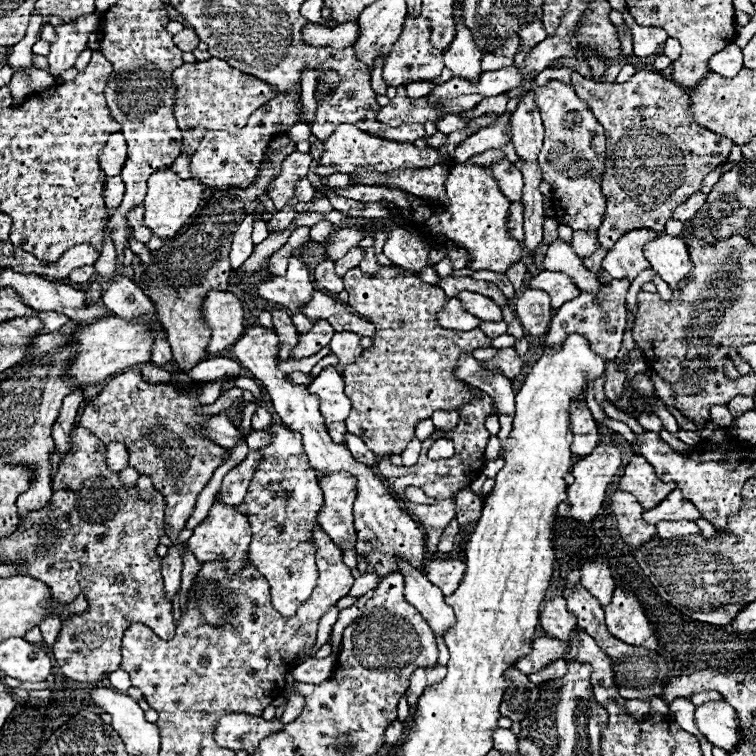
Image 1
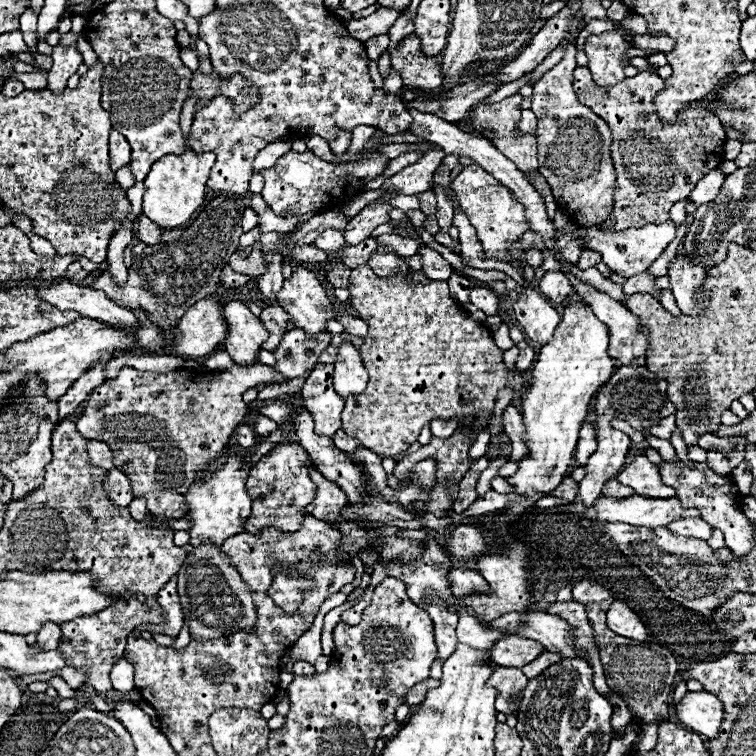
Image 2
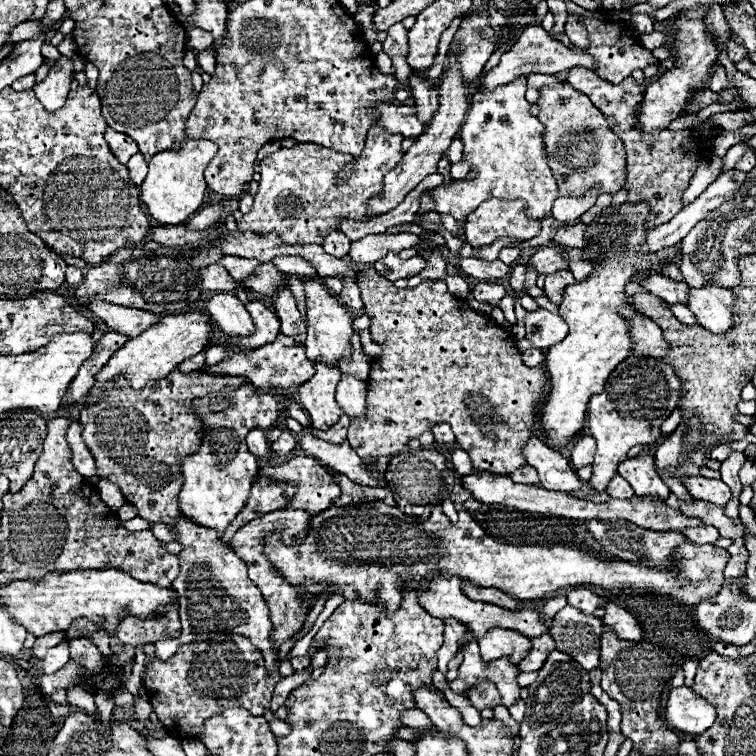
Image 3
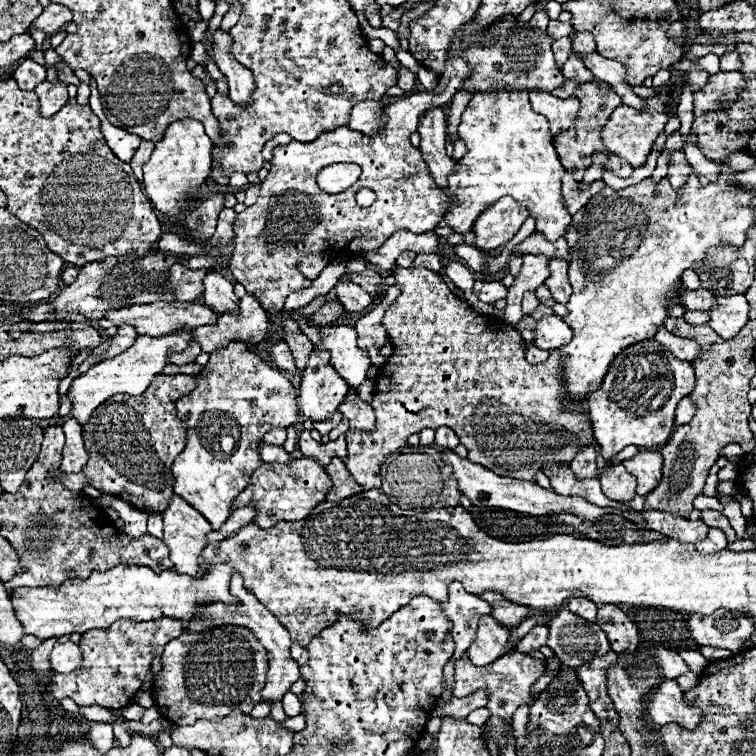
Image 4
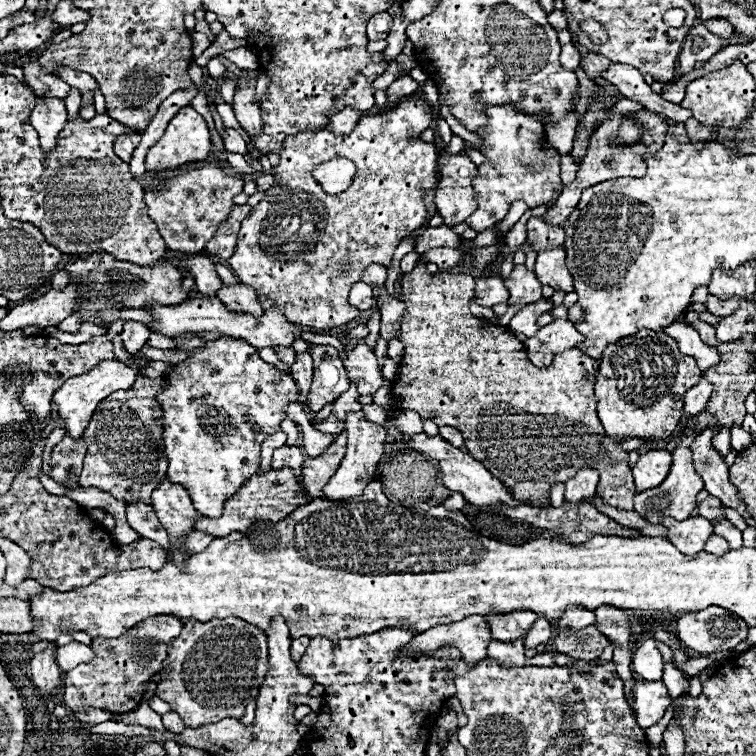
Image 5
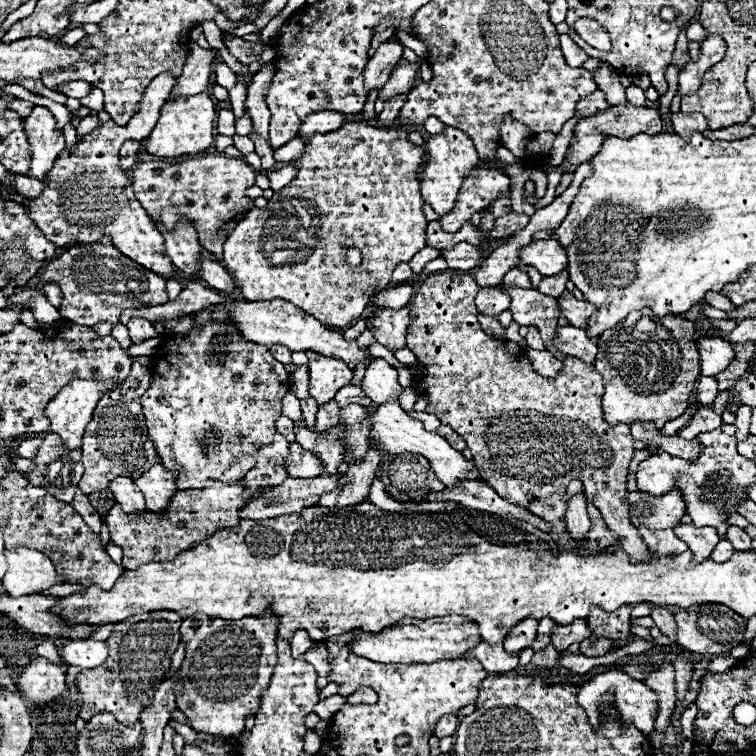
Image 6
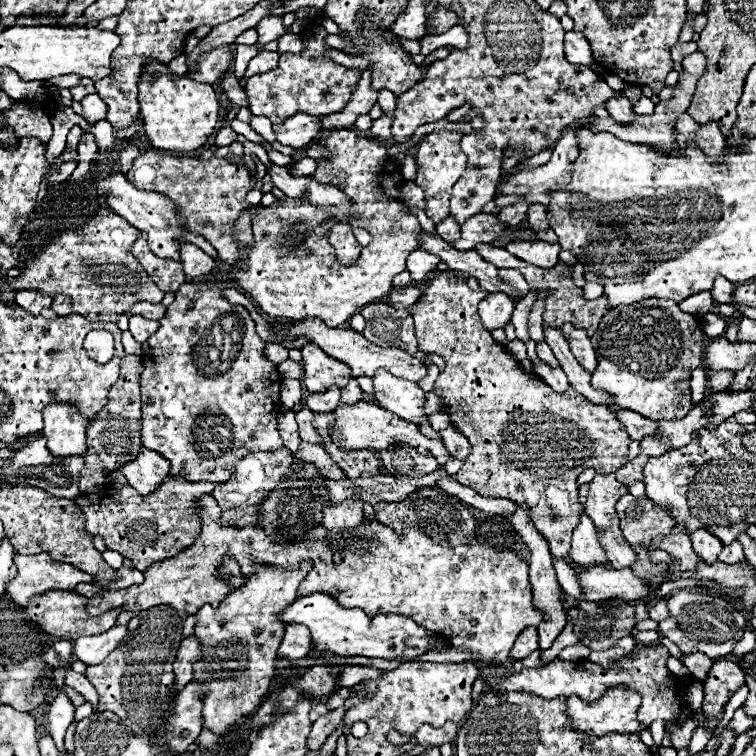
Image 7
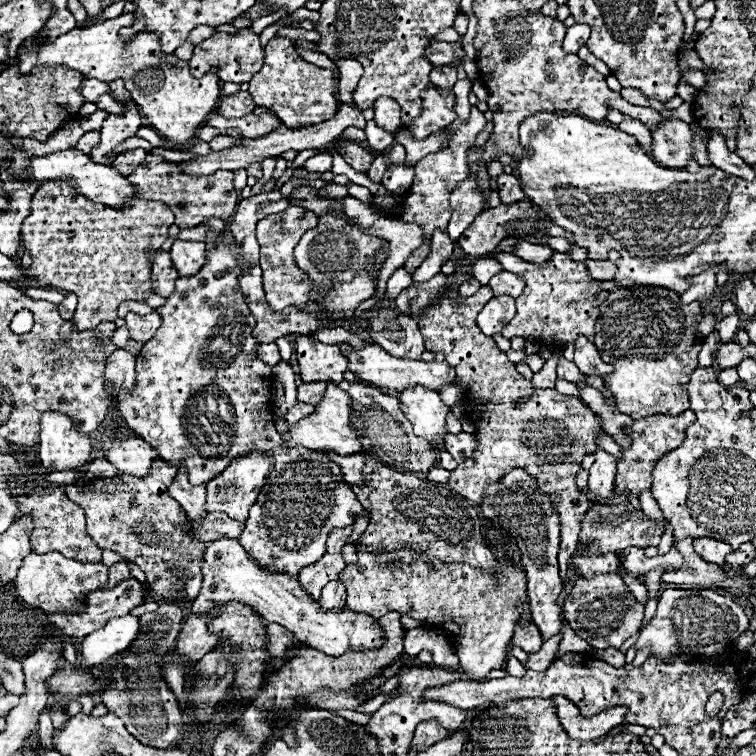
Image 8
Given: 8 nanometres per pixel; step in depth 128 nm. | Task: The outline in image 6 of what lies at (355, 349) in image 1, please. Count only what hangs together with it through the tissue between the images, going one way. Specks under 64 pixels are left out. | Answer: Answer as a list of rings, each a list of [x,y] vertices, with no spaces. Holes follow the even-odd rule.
[[[370,440],[370,448],[366,456],[362,460],[352,462],[348,470],[340,474],[340,486],[332,492],[324,492],[318,504],[326,508],[344,508],[344,506],[360,504],[360,500],[364,500],[364,496],[368,494],[376,478],[374,474],[376,474],[378,462],[380,462],[380,448]]]

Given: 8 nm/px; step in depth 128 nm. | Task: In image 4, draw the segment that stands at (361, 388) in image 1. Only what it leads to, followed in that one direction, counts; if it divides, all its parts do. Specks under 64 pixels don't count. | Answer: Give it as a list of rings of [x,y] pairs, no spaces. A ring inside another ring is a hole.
[[[396,268],[394,276],[398,286],[402,286],[402,294],[386,308],[382,318],[382,326],[386,328],[394,350],[380,366],[376,378],[372,398],[376,426],[372,432],[346,432],[346,468],[358,484],[366,490],[380,486],[380,464],[384,456],[406,446],[406,438],[424,428],[452,428],[460,438],[460,444],[468,448],[468,460],[472,464],[492,468],[492,472],[500,472],[500,476],[520,476],[524,480],[532,480],[532,474],[544,464],[570,464],[572,456],[576,456],[584,444],[596,444],[590,420],[580,410],[580,404],[566,402],[566,388],[562,384],[564,360],[560,350],[550,352],[550,358],[544,364],[532,366],[524,356],[526,344],[514,326],[470,308],[450,292],[436,272],[424,268]]]

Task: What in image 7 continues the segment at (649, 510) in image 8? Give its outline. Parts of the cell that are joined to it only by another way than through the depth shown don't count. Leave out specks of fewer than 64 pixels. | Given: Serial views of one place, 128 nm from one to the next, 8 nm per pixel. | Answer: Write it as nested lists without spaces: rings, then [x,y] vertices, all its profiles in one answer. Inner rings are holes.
[[[596,474],[594,480],[590,482],[590,492],[588,492],[588,502],[584,506],[586,514],[590,516],[590,520],[594,522],[594,528],[596,528],[596,536],[598,536],[598,542],[600,546],[604,548],[604,554],[606,554],[606,560],[612,568],[628,568],[632,566],[632,560],[636,558],[632,548],[628,546],[628,542],[622,538],[622,532],[620,532],[620,526],[618,526],[618,516],[616,516],[616,502],[622,494],[626,492],[636,496],[645,497],[645,485],[642,481],[635,482],[632,486],[624,486],[620,484],[614,474],[608,474],[608,476],[602,476],[602,474]]]

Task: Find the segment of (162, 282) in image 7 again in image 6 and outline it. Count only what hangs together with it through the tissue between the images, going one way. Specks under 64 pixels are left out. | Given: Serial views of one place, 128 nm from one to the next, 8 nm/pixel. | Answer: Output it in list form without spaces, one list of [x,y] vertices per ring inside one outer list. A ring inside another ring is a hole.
[[[156,76],[156,80],[144,92],[140,112],[126,126],[118,126],[112,120],[100,122],[92,134],[78,138],[72,150],[60,152],[52,170],[44,178],[46,188],[42,194],[30,198],[30,202],[24,202],[28,216],[52,244],[58,248],[70,248],[76,244],[90,244],[102,238],[112,238],[112,244],[130,260],[156,274],[162,274],[164,278],[174,276],[174,266],[164,254],[164,238],[136,200],[132,180],[120,168],[120,160],[116,160],[118,150],[126,140],[138,140],[140,136],[148,136],[152,132],[160,108],[168,100],[174,84],[174,76]]]

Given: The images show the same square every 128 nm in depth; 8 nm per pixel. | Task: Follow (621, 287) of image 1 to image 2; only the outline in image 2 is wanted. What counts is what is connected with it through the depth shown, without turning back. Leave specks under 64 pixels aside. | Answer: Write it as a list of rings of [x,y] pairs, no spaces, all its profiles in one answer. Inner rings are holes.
[[[642,272],[642,274],[636,274],[632,278],[628,278],[622,288],[624,288],[624,294],[636,294],[636,292],[642,292],[642,294],[652,294],[654,298],[660,298],[660,290],[654,288],[654,280],[650,276],[650,272]]]

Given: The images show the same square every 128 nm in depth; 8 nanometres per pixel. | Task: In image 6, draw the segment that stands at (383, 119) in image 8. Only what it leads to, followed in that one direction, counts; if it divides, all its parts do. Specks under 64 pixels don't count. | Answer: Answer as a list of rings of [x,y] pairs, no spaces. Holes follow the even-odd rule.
[[[402,58],[398,62],[398,66],[394,68],[394,72],[390,74],[388,82],[384,84],[384,88],[380,92],[380,98],[382,100],[388,100],[390,96],[408,92],[414,86],[414,80],[416,80],[416,74],[418,74],[418,68],[420,68],[422,62],[424,62],[422,58],[418,62],[408,62],[406,58]]]

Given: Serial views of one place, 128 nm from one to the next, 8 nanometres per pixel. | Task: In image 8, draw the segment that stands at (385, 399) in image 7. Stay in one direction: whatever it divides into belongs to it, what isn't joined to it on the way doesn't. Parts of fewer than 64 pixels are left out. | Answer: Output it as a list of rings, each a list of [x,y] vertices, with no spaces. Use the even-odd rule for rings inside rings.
[[[410,386],[398,392],[400,410],[412,422],[416,436],[422,436],[434,444],[436,436],[446,436],[446,414],[448,406],[442,404],[440,396],[422,386]]]

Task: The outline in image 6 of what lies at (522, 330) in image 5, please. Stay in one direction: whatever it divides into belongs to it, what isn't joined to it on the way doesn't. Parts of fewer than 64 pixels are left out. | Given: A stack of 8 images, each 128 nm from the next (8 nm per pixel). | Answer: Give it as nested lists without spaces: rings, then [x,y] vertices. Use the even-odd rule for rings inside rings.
[[[528,326],[526,342],[528,342],[528,346],[534,348],[534,350],[546,350],[546,348],[544,348],[544,342],[542,342],[542,338],[540,338],[540,332],[538,332],[538,328],[534,328],[534,326]]]

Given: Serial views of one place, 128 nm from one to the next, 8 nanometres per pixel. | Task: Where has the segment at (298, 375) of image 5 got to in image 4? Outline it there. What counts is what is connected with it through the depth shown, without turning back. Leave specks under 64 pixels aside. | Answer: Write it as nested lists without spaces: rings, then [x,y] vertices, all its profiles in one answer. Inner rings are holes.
[[[294,332],[294,334],[284,334],[284,342],[290,346],[292,356],[296,360],[298,370],[302,372],[306,368],[308,356],[312,354],[312,342],[302,334],[302,332]]]

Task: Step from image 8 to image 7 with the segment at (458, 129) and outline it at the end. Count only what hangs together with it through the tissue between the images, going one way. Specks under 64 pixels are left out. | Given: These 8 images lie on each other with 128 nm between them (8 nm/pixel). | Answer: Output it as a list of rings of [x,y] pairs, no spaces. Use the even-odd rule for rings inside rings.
[[[442,129],[424,136],[424,140],[418,144],[418,152],[416,152],[418,176],[414,182],[422,184],[422,190],[426,192],[426,214],[436,222],[448,218],[448,200],[452,186],[468,168],[468,156],[460,148],[461,138],[462,134],[458,132]],[[418,249],[408,256],[408,272],[412,274],[414,280],[424,280],[426,274],[436,268],[438,262],[440,262],[438,256]]]

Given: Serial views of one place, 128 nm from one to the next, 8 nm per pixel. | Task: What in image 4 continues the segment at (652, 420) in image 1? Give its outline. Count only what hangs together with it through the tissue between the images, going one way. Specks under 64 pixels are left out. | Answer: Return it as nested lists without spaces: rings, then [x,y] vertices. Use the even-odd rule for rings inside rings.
[[[684,396],[684,400],[680,400],[680,404],[678,404],[678,408],[676,408],[674,426],[682,426],[682,424],[686,424],[692,416],[694,416],[694,404],[692,404],[690,396]]]

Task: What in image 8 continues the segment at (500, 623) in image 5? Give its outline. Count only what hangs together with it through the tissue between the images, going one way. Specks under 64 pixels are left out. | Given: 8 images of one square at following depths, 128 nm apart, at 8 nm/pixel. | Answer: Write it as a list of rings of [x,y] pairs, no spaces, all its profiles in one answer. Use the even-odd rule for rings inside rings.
[[[524,624],[516,630],[516,636],[512,638],[512,646],[518,646],[522,648],[526,654],[534,654],[540,650],[540,644],[542,644],[542,636],[540,636],[540,630],[534,626],[534,624]]]

